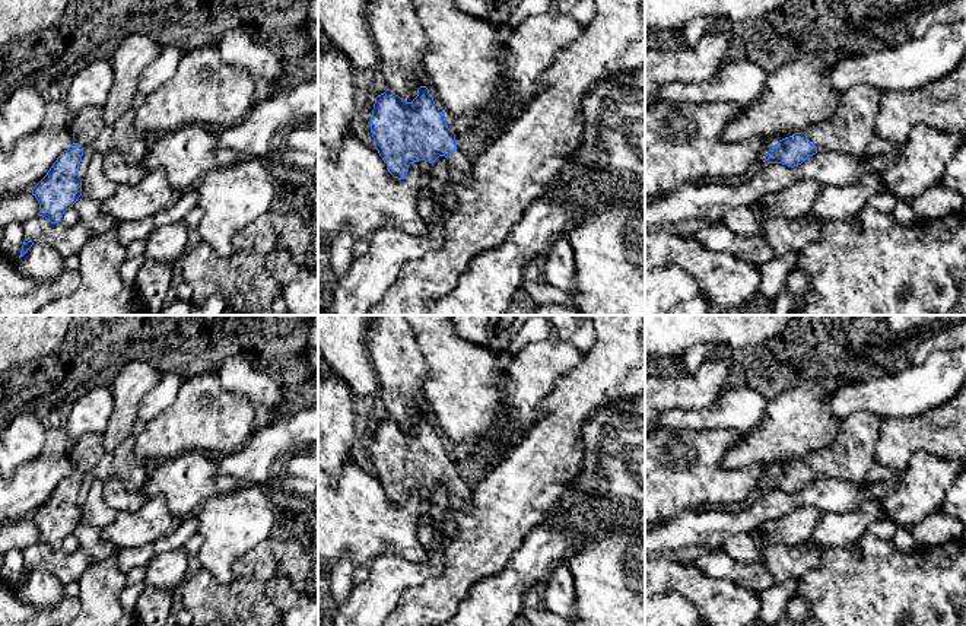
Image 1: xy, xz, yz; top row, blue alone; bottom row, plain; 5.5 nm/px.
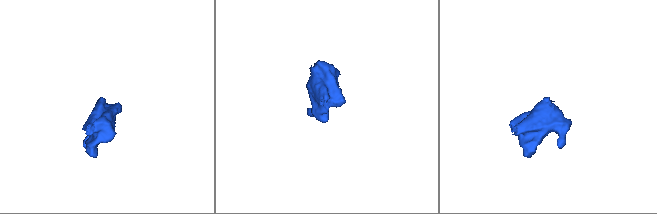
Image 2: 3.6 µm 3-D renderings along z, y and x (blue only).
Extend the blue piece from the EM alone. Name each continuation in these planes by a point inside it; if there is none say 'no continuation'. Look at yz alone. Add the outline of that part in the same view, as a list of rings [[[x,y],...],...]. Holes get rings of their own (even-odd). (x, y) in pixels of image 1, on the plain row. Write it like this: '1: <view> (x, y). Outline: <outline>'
1: yz (849, 457). Outline: [[[857,411],[843,419],[835,439],[822,449],[804,455],[807,465],[819,479],[839,479],[852,484],[868,482],[876,463],[874,449],[884,419]]]

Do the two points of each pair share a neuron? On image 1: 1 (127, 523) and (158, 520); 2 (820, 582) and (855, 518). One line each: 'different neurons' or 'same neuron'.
1: same neuron
2: different neurons

